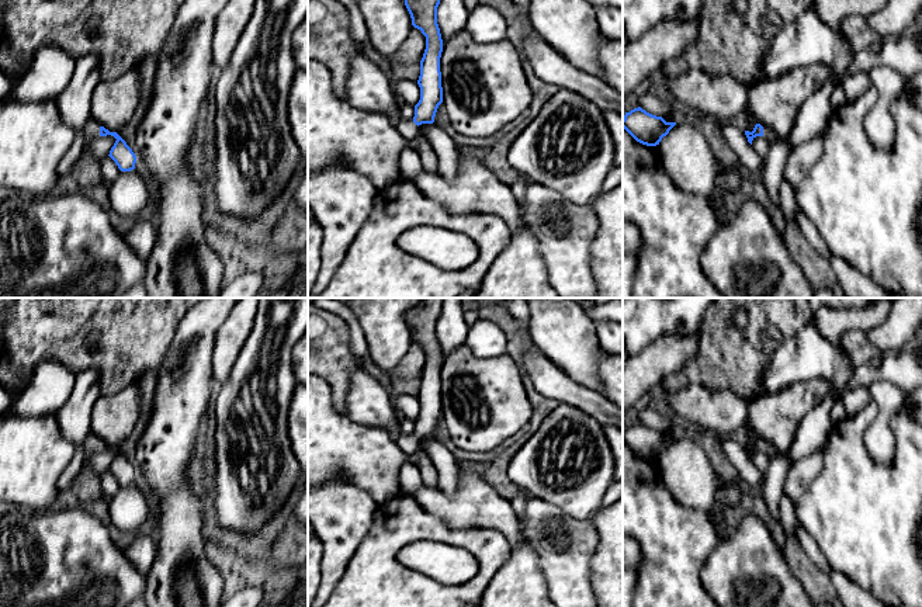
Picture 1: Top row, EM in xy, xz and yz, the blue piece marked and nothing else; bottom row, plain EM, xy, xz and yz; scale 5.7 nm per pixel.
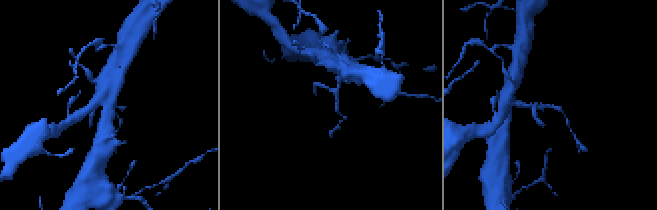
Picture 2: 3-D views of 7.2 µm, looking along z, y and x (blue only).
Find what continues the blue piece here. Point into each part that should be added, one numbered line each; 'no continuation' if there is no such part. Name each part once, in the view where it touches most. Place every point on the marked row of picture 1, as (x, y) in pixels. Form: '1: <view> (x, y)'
1: xy (92, 129)

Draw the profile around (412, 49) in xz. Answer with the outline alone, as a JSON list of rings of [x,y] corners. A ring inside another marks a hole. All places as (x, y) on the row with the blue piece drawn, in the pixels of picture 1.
[[[412,27],[408,38],[399,46],[399,49],[392,53],[384,56],[387,62],[394,67],[408,66],[413,63],[420,63],[423,53],[426,49],[426,37],[420,30]]]

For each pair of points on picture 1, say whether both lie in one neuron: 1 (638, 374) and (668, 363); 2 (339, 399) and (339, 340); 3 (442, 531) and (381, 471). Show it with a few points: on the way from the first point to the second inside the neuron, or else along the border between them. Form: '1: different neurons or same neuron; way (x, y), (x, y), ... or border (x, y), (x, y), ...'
1: same neuron; way (645, 371), (655, 363), (661, 363)
2: same neuron; way (339, 385), (339, 354)
3: different neurons; border (401, 493), (378, 505)

